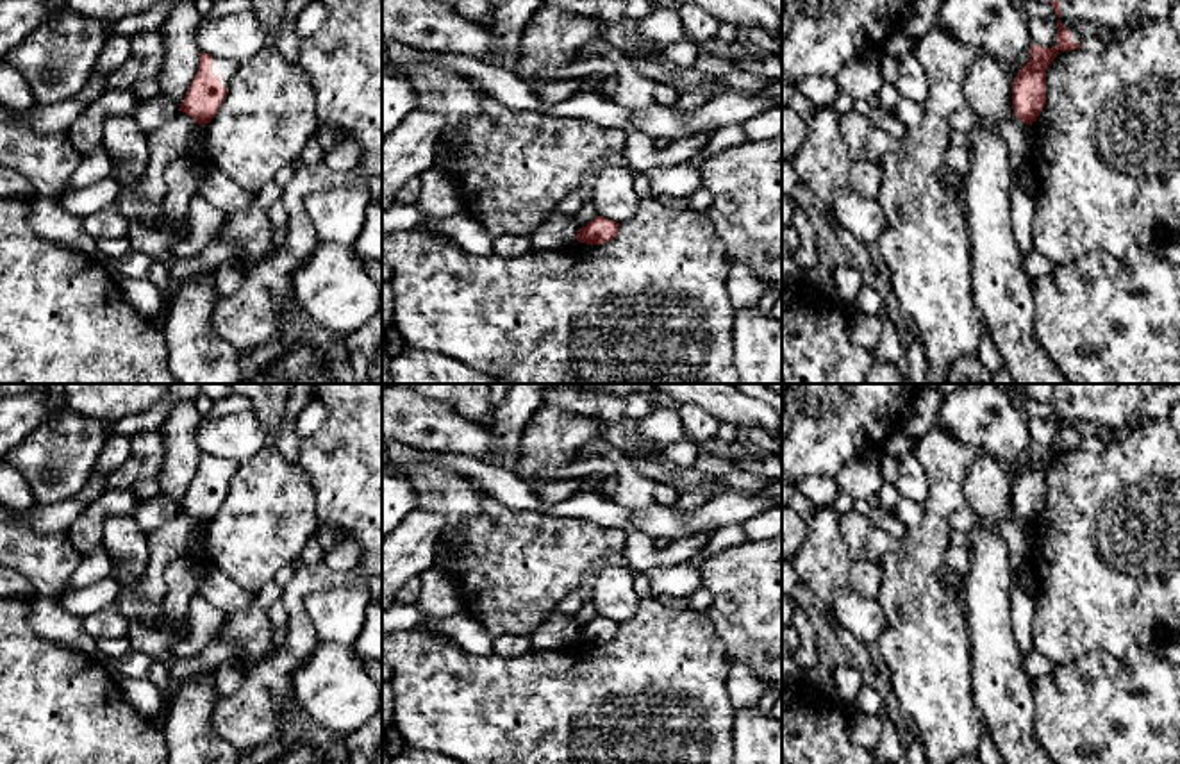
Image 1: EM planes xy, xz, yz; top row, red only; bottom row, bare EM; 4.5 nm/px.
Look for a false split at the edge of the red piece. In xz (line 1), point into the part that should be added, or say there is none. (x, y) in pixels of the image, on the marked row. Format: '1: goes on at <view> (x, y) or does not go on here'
1: does not go on here

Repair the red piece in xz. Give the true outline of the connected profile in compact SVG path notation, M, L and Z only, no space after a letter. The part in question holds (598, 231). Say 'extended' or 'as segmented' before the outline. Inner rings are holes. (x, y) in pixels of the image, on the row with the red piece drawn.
as segmented; M596 216L586 227L577 232L578 243L586 245L603 245L618 236L619 223L614 220L607 220L603 216Z

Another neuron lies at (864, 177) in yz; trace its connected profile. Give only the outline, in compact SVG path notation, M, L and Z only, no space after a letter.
M853 161L850 170L850 187L868 198L877 198L882 187L882 166L878 162Z

